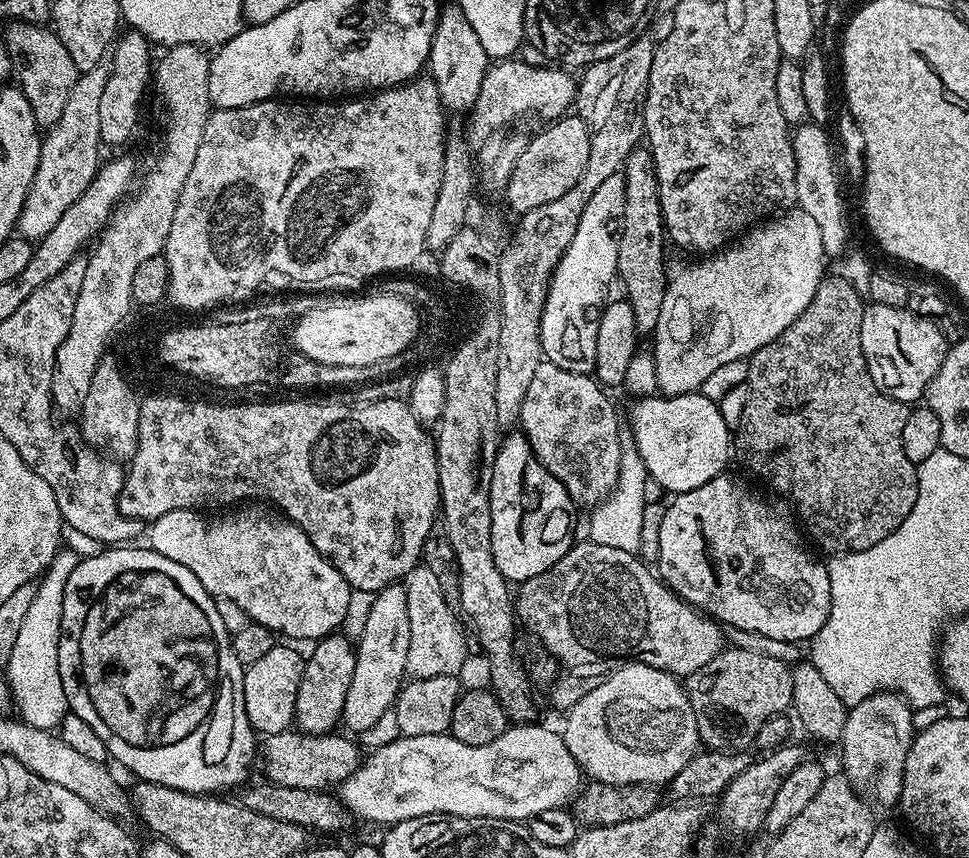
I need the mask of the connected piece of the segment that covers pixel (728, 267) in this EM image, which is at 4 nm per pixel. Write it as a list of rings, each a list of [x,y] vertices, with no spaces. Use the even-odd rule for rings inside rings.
[[[785,210],[775,218],[765,219],[751,230],[743,233],[735,242],[697,260],[700,260],[697,264],[682,269],[677,276],[673,275],[669,279],[666,298],[663,299],[662,310],[659,311],[658,324],[654,333],[656,386],[665,396],[681,396],[687,392],[703,389],[706,378],[710,378],[710,374],[714,374],[714,370],[718,370],[718,366],[726,366],[726,362],[735,360],[748,360],[758,349],[766,346],[766,342],[778,338],[778,334],[782,334],[782,330],[786,330],[786,326],[790,326],[790,322],[794,322],[794,318],[798,318],[798,314],[802,314],[802,310],[806,310],[806,306],[810,306],[821,280],[826,275],[826,269],[824,269],[826,257],[822,246],[822,234],[818,231],[818,222],[814,222],[814,218],[810,218],[810,214],[799,210]]]

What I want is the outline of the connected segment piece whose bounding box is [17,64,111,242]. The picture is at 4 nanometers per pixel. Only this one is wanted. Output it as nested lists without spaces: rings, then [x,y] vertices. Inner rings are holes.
[[[100,65],[81,76],[71,90],[70,101],[62,112],[62,118],[49,129],[40,146],[40,164],[38,173],[27,200],[23,204],[22,214],[17,224],[19,235],[24,239],[38,242],[54,228],[55,223],[85,193],[90,182],[100,169],[98,152],[102,149],[99,127],[99,107],[102,93],[109,82],[111,69]]]

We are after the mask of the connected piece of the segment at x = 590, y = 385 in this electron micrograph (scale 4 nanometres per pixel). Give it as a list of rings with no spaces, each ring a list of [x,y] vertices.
[[[545,362],[538,366],[526,389],[526,398],[522,398],[518,424],[524,427],[521,428],[523,436],[530,442],[541,466],[564,483],[568,495],[577,505],[597,506],[608,499],[618,482],[620,463],[626,454],[625,449],[620,449],[620,420],[616,417],[616,408],[603,391],[607,392],[591,375],[574,374],[570,370],[562,370],[562,366]]]

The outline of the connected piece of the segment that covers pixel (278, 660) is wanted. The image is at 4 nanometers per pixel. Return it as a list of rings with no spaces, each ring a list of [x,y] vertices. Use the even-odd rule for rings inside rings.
[[[277,643],[262,659],[247,665],[244,669],[244,705],[246,718],[252,731],[265,737],[287,732],[293,727],[296,718],[296,699],[298,686],[304,677],[305,657],[300,656],[296,646]],[[285,644],[285,645],[284,645]],[[292,647],[292,648],[287,648]]]

